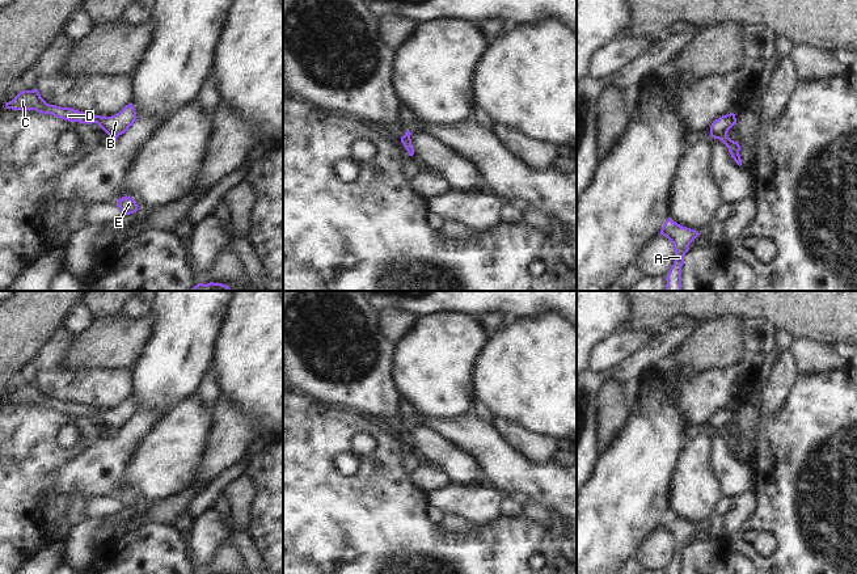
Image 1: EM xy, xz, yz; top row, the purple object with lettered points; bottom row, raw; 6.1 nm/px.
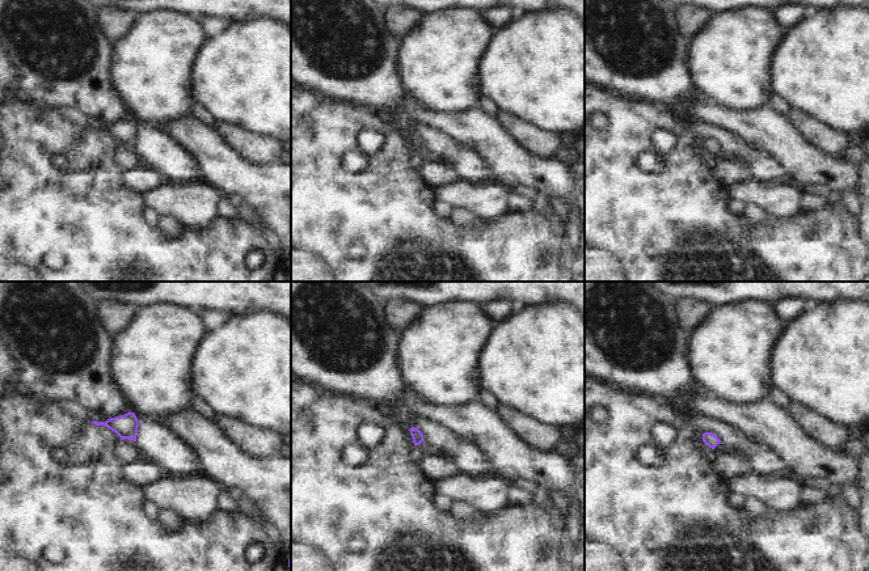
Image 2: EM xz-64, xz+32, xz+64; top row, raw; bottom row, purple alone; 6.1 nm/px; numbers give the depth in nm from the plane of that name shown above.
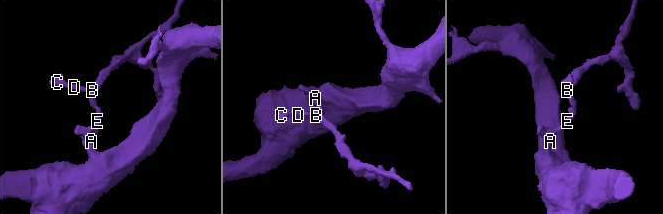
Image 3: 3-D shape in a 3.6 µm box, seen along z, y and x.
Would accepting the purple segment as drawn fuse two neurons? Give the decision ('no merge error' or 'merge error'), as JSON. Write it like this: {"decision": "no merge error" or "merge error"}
{"decision": "merge error"}

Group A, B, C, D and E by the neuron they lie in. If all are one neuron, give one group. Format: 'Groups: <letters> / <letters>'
Groups: A E / B C D.

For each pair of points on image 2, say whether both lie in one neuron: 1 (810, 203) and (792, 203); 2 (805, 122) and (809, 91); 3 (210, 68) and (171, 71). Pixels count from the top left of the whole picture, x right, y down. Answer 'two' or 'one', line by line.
1: two
2: two
3: two

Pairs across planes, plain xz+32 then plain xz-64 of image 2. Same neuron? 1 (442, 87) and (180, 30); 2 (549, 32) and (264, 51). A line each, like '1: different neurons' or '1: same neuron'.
1: same neuron
2: same neuron

